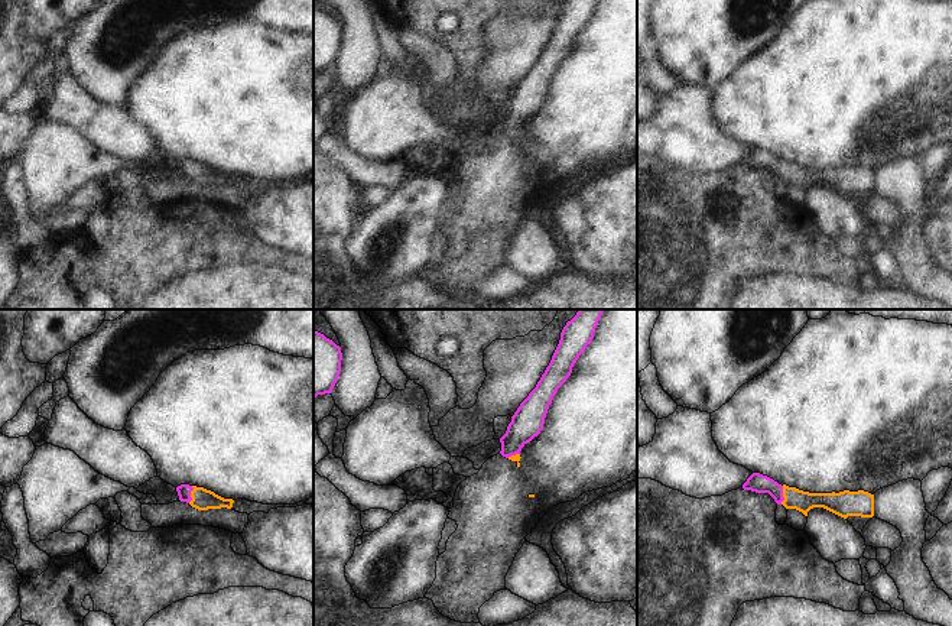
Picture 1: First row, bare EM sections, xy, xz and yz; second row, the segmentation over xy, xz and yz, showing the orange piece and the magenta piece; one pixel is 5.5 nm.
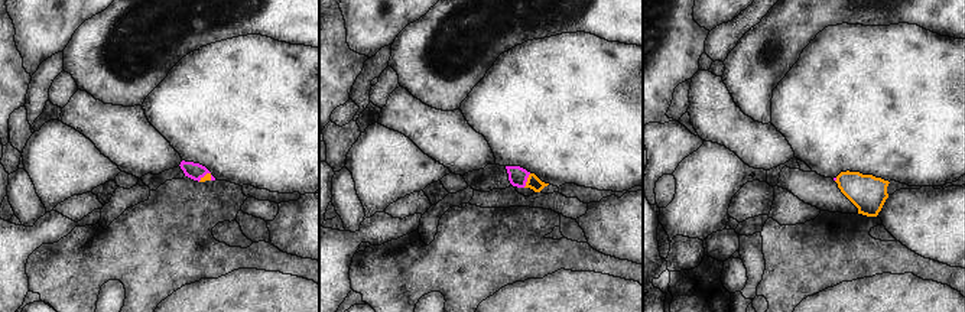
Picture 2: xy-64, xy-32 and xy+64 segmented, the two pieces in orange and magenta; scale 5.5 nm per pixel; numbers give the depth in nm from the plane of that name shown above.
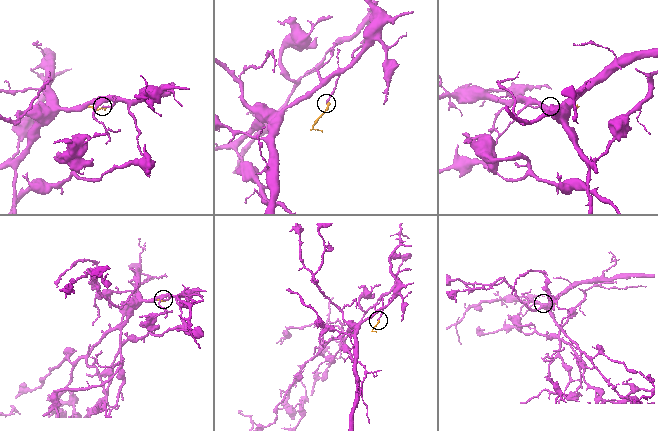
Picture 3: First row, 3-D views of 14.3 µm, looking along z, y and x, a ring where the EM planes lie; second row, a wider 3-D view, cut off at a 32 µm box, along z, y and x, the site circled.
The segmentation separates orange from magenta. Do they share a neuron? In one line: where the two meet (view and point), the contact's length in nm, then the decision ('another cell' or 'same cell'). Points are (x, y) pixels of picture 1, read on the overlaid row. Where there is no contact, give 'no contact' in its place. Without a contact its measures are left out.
meets orange in yz at (783, 495); contact 110 nm long; same cell

